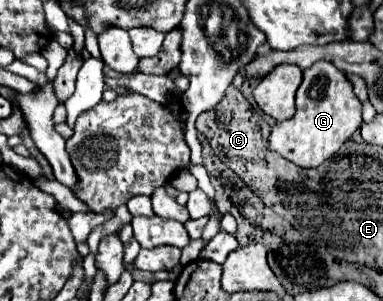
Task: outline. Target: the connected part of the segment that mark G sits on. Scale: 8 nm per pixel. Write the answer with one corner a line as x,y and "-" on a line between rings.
316,62
304,70
304,80
296,92
296,114
292,120
276,122
270,128
268,150
294,162
300,168
316,168
332,158
340,146
362,124
362,104
352,92
352,86
342,70
332,62

